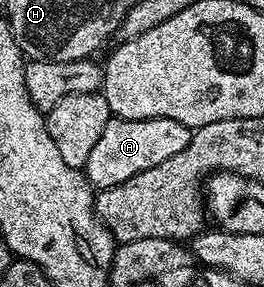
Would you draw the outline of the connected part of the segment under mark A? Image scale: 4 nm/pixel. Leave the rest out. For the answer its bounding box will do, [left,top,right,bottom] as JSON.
[83,117,193,190]

